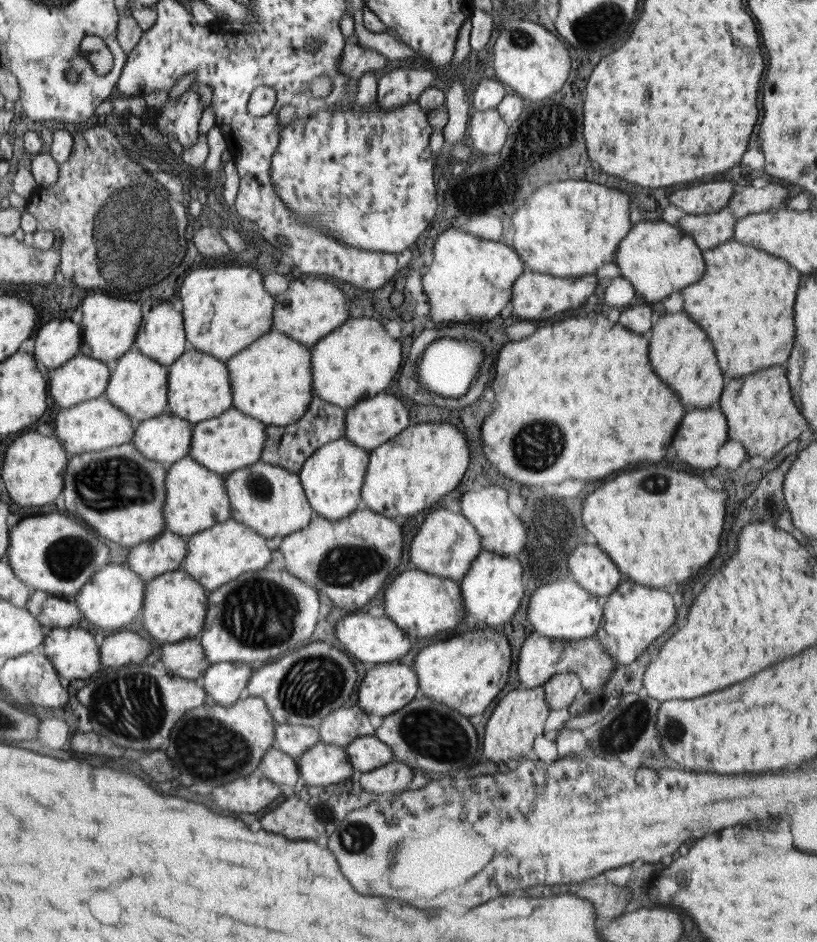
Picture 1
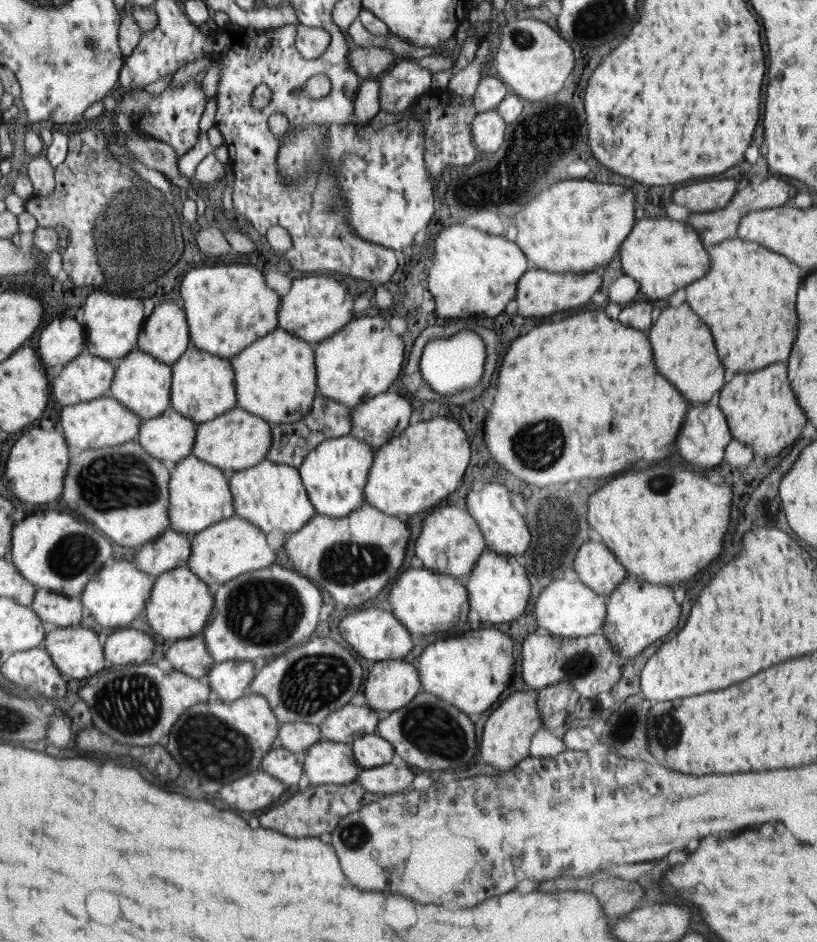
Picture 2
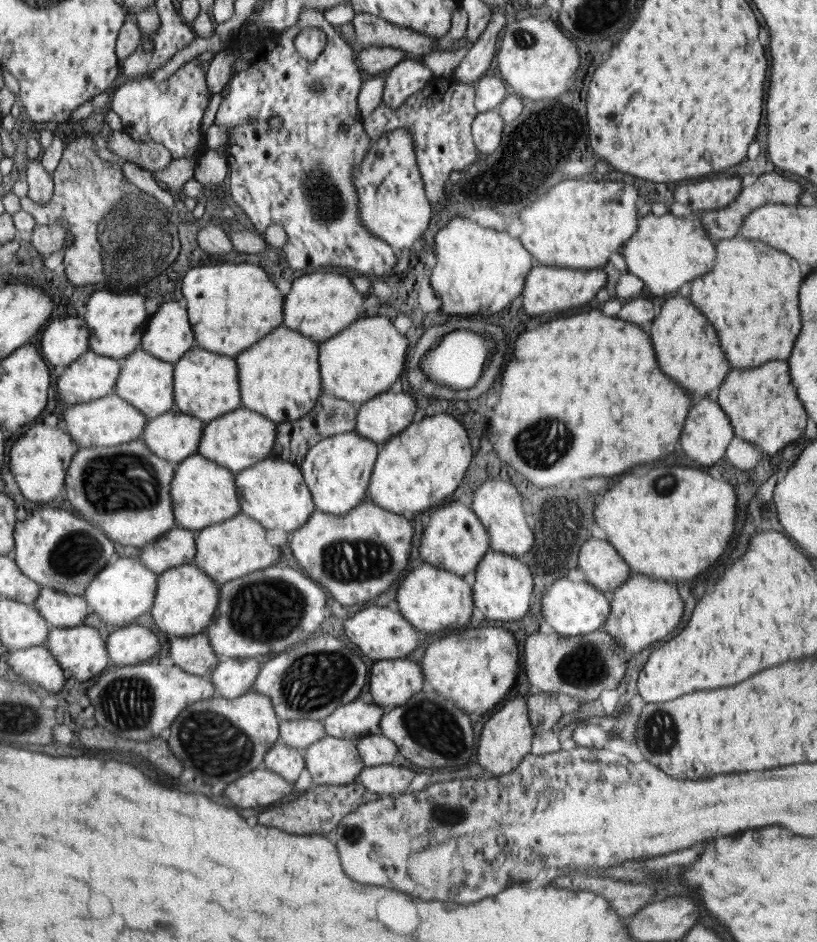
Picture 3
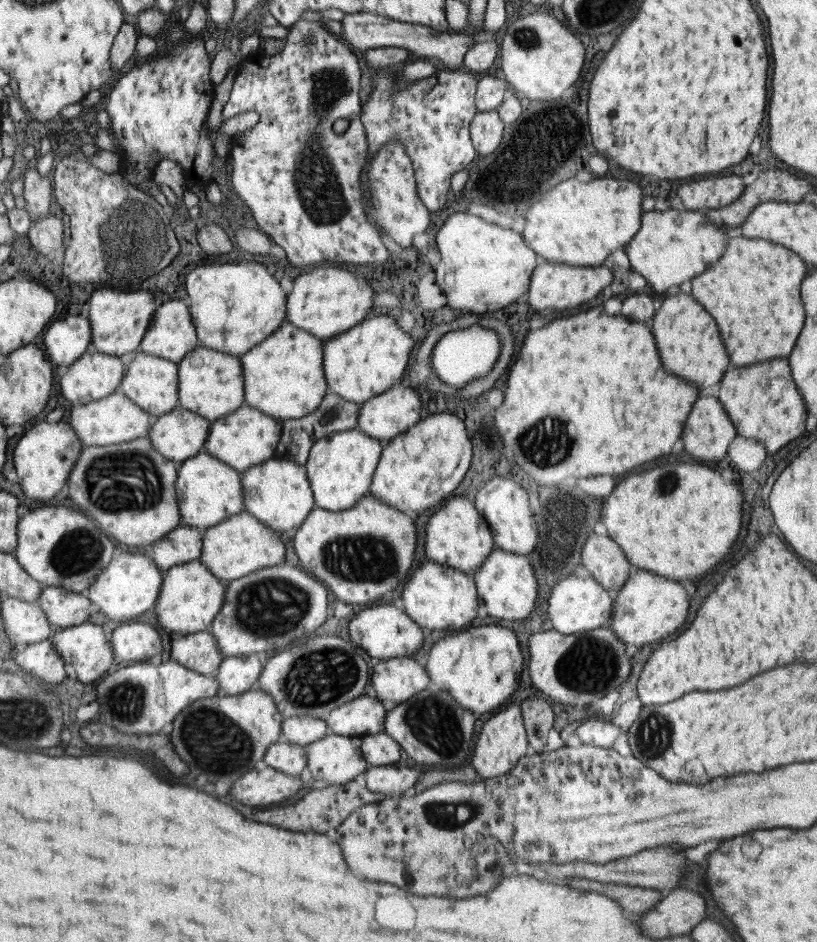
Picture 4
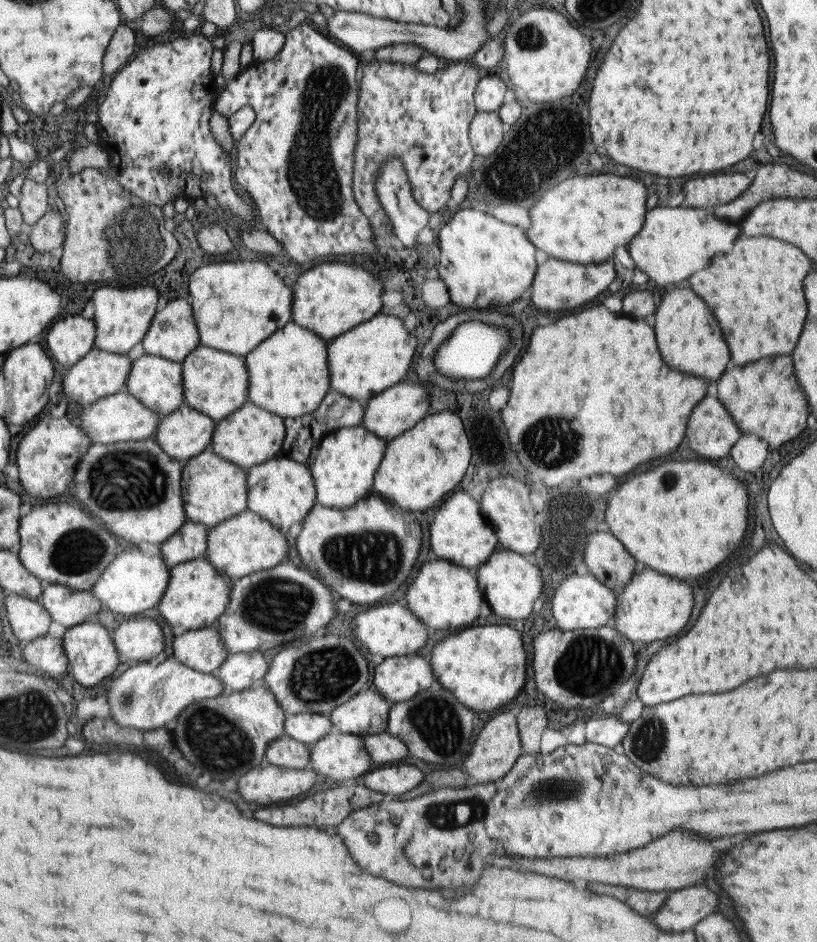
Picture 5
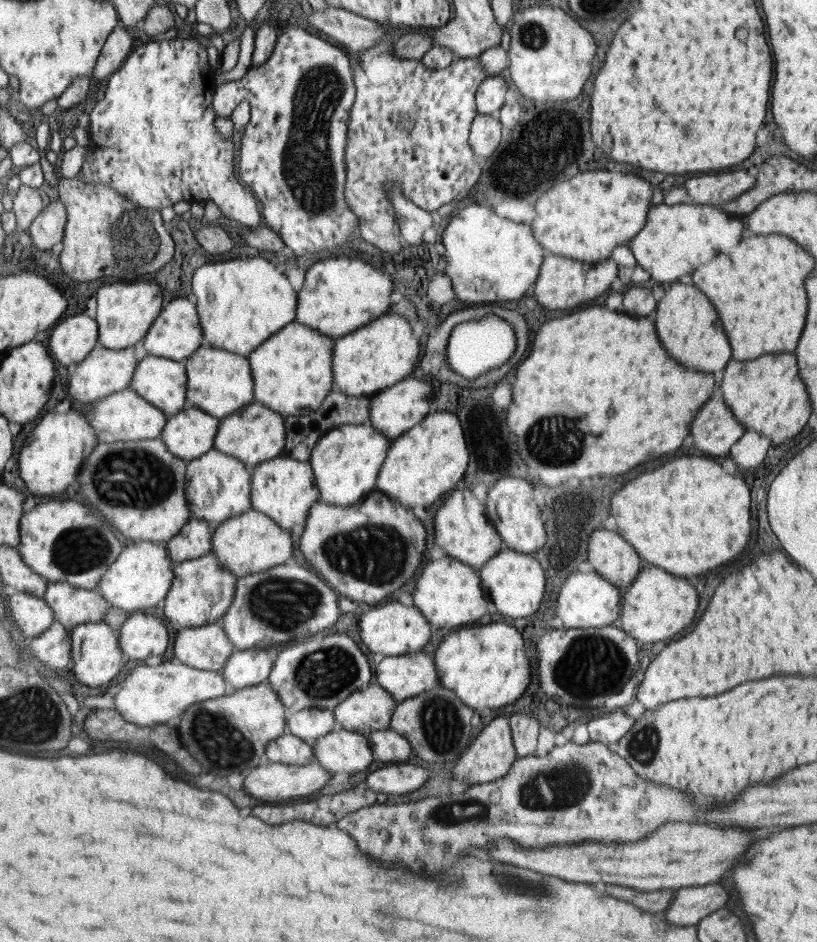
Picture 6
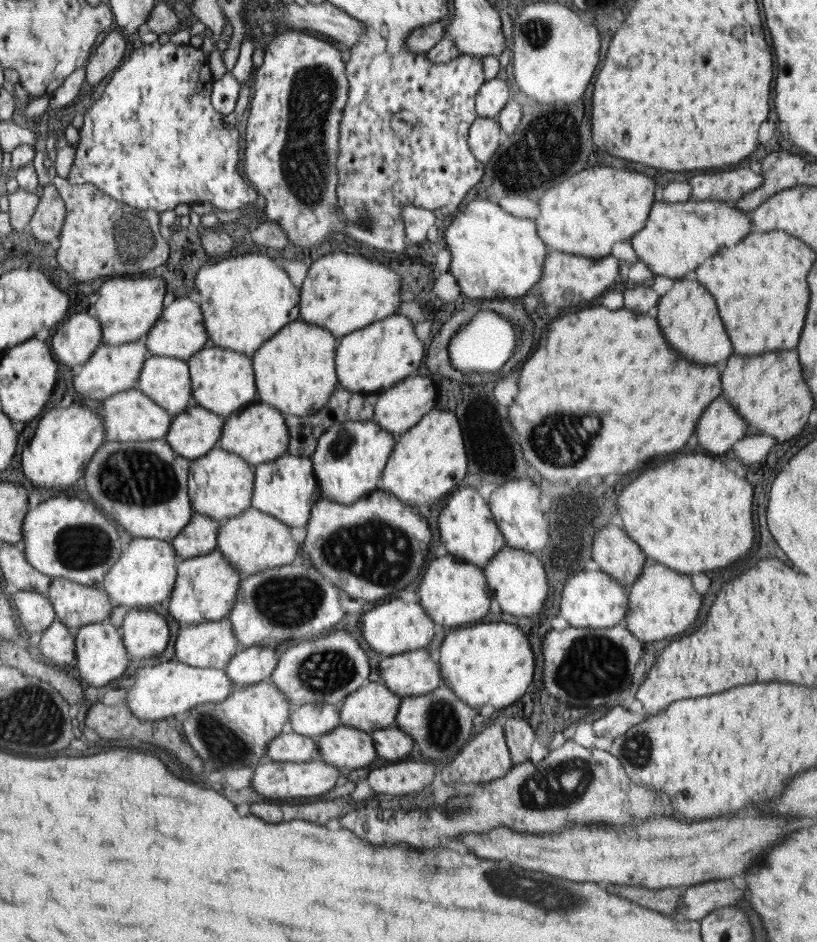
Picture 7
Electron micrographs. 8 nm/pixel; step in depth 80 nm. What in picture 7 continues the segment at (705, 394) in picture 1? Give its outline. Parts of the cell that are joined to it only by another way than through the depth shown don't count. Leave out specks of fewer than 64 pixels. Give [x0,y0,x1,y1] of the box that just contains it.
[658,279,732,364]

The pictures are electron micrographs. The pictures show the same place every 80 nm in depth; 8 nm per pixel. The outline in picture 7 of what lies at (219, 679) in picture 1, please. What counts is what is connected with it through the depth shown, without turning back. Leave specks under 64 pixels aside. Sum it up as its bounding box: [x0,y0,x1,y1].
[224,645,279,687]

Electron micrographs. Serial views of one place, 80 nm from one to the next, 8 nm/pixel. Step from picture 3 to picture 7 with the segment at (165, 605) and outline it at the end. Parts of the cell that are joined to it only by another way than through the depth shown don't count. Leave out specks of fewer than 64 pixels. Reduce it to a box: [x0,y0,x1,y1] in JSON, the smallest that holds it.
[169,549,243,625]

